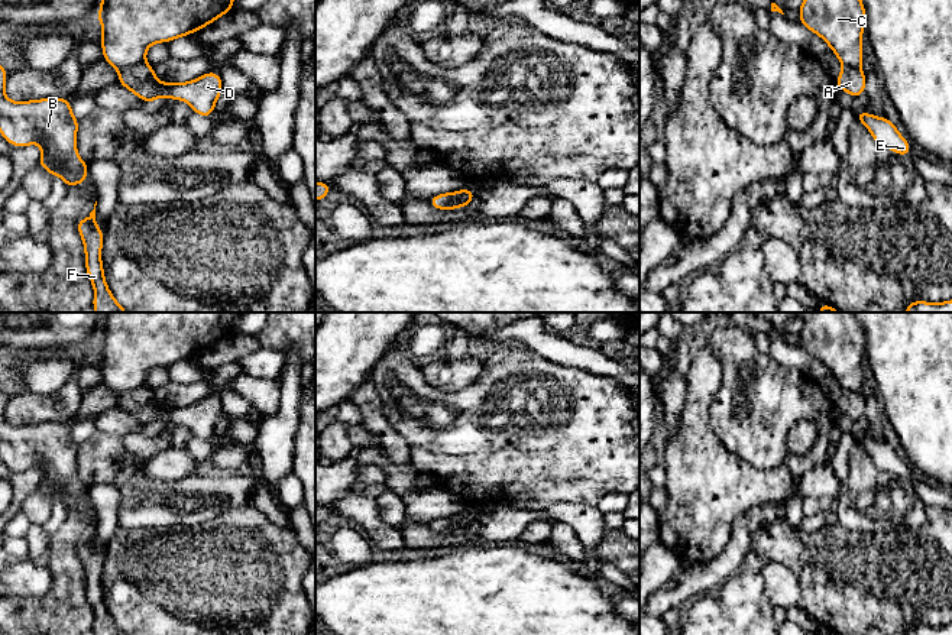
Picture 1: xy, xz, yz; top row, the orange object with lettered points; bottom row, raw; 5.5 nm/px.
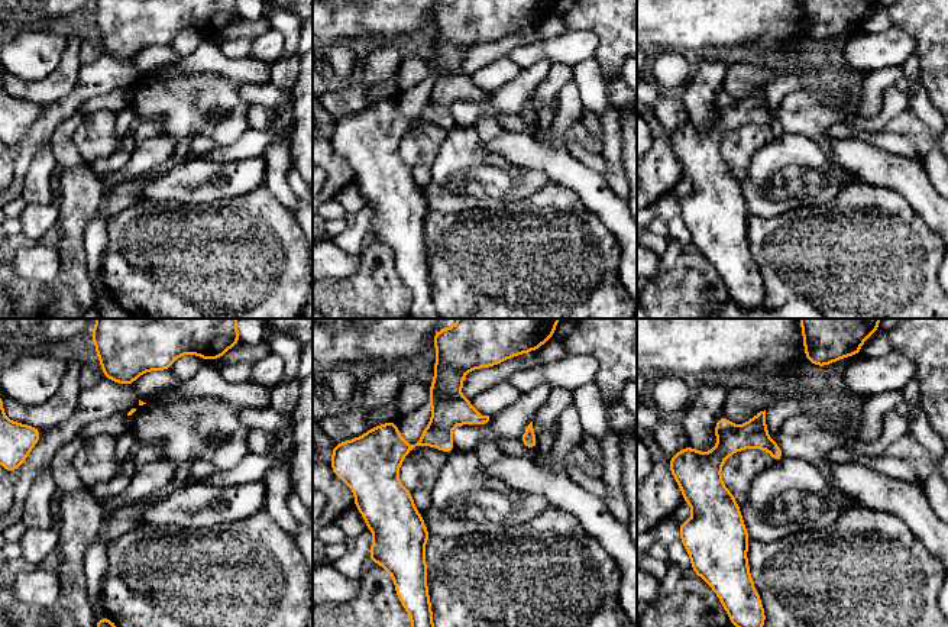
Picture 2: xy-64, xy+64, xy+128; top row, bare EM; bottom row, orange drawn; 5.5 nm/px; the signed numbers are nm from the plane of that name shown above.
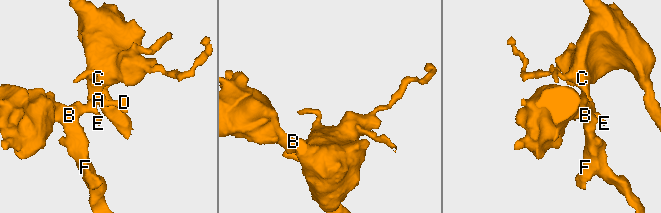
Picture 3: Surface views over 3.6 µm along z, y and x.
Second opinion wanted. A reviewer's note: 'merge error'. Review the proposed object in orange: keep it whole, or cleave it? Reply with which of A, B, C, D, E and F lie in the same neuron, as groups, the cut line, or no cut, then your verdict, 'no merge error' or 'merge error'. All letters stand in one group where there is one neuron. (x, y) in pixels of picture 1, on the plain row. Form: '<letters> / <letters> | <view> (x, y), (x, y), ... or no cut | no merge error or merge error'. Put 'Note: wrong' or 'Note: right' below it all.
A B D E F / C | xy (143, 384), (120, 394) | merge error
Note: right

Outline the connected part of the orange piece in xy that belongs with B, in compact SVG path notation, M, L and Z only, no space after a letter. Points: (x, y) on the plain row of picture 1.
M0 389L0 459L16 472L25 472L39 466L42 477L38 487L43 490L52 502L59 499L67 512L87 505L88 490L77 477L78 447L71 435L68 422L42 422L30 425L10 425L4 418L7 396Z

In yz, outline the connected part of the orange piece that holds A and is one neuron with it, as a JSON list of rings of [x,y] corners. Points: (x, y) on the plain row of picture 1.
[[[843,389],[835,409],[857,422],[865,417],[865,401],[865,396],[859,391]]]

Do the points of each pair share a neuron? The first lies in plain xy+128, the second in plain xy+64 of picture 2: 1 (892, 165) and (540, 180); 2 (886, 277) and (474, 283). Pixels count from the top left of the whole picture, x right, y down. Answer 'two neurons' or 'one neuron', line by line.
1: two neurons
2: one neuron

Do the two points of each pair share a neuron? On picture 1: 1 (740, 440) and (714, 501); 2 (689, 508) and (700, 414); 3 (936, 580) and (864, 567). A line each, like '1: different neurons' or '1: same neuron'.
1: different neurons
2: same neuron
3: same neuron

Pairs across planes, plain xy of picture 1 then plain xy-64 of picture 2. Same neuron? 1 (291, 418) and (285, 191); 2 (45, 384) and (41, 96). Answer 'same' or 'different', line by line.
1: same
2: different

